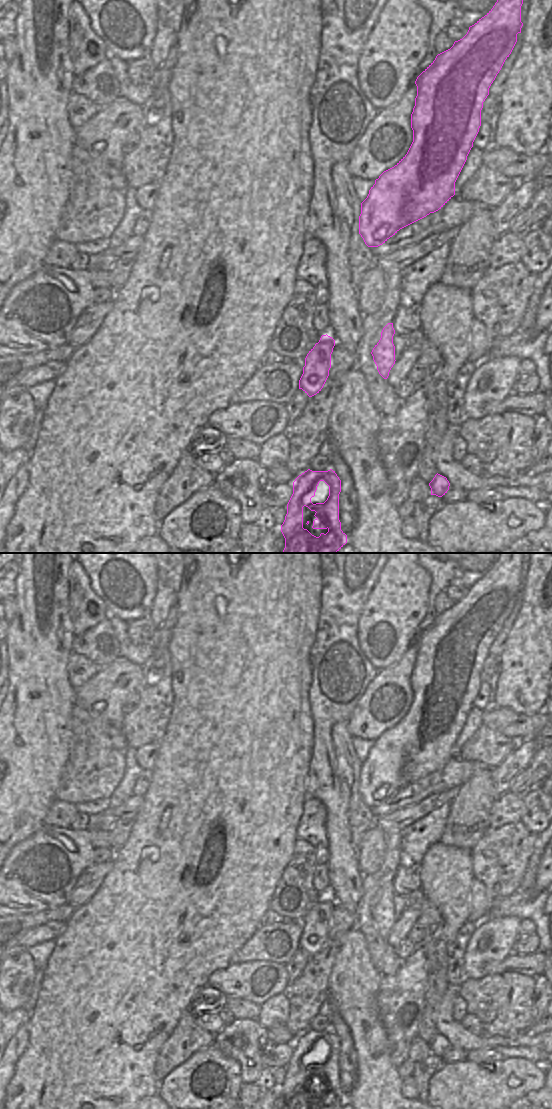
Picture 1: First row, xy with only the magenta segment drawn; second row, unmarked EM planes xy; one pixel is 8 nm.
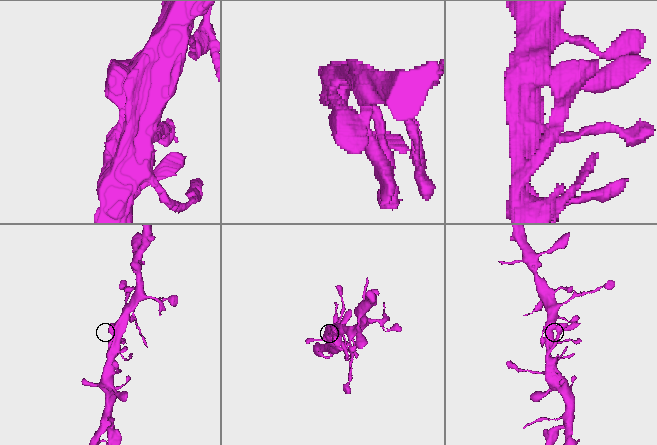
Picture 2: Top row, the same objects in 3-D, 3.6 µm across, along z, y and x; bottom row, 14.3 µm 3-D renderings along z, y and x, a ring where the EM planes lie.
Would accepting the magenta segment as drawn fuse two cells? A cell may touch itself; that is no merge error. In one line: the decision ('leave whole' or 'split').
leave whole

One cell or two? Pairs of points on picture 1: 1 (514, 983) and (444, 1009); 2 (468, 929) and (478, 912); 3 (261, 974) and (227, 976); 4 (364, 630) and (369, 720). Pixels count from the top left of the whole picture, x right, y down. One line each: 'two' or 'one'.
1: two
2: two
3: one
4: two

